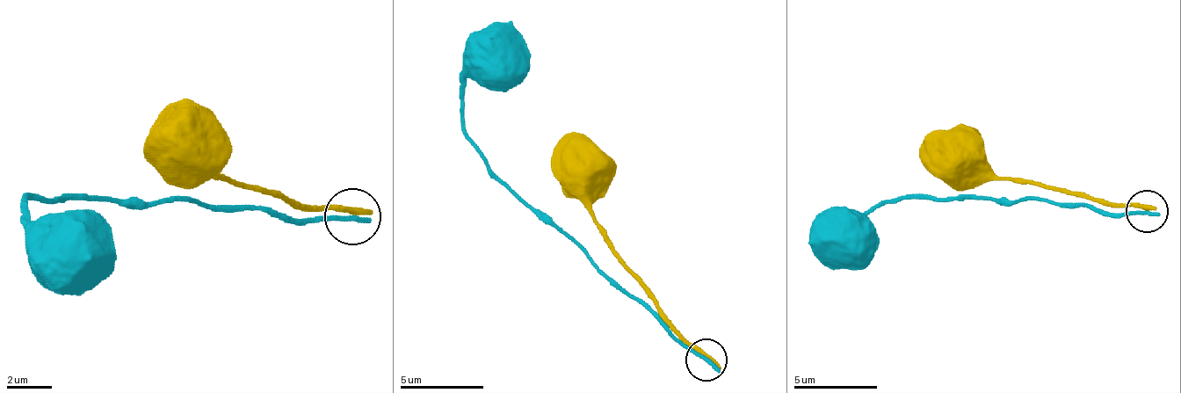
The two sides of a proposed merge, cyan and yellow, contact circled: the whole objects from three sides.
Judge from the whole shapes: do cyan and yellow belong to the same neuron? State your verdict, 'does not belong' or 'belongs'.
does not belong

